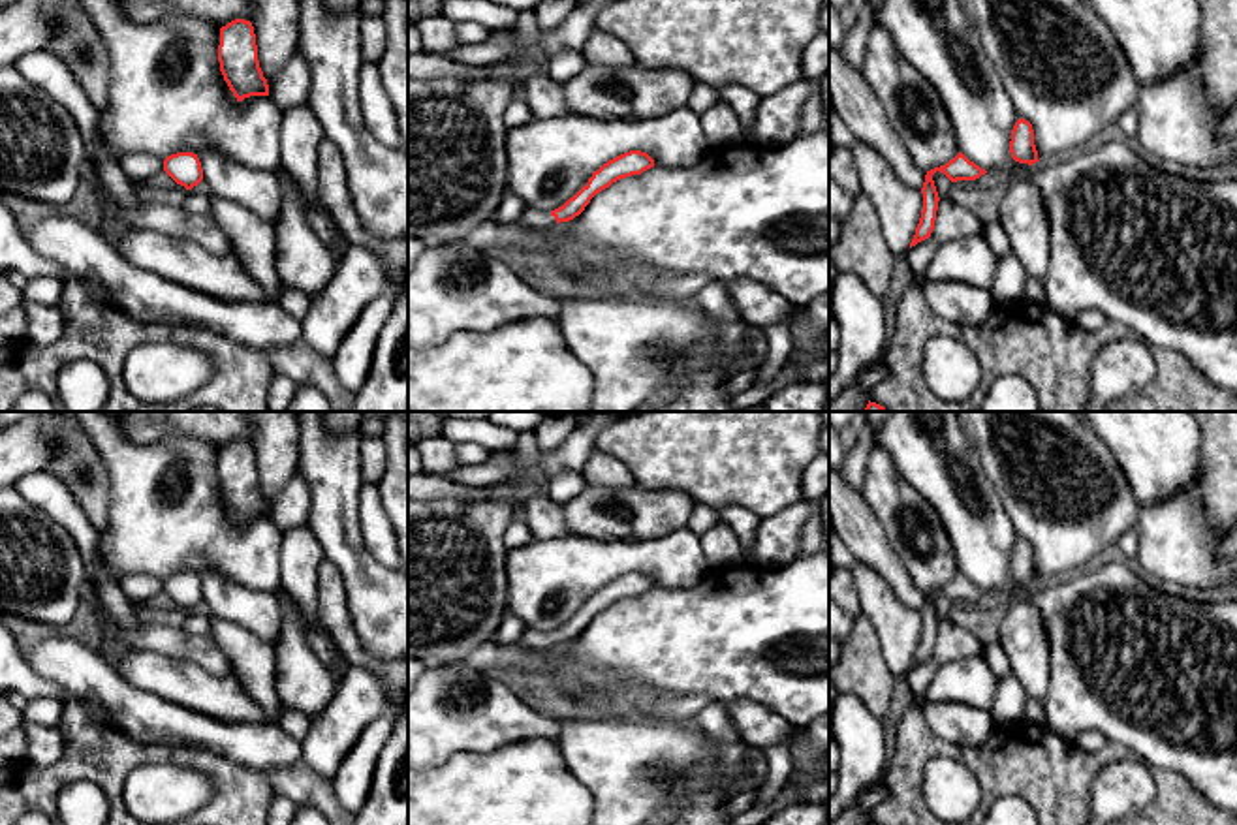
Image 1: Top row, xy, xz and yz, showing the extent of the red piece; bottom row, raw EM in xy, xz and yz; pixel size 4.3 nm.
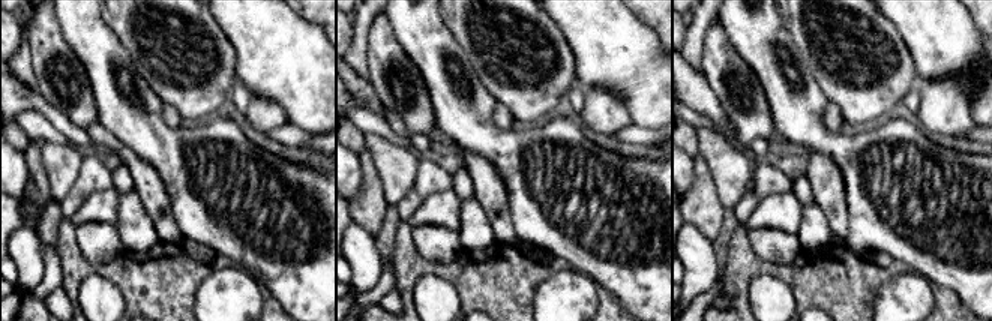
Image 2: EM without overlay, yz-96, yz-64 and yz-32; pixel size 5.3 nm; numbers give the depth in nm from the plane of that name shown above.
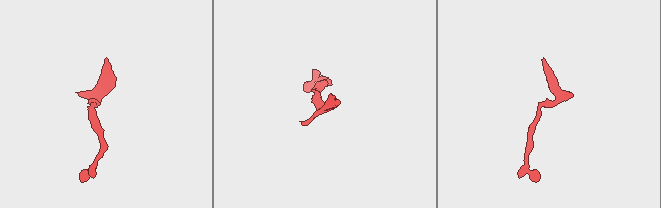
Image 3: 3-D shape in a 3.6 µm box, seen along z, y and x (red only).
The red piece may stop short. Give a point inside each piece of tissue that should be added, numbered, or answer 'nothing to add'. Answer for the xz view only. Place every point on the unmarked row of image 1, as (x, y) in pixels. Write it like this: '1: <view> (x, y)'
1: xz (531, 638)

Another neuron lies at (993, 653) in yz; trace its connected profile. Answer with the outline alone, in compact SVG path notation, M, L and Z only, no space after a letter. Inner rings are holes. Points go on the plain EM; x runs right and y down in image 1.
M1000 641L996 643L987 643L983 650L983 658L991 671L996 675L996 678L1011 675L1011 667L1008 663L1008 658L1000 646Z

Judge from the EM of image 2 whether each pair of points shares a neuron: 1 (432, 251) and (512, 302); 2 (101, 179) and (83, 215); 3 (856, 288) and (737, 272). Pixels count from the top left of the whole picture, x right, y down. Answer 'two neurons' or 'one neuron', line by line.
1: two neurons
2: two neurons
3: one neuron

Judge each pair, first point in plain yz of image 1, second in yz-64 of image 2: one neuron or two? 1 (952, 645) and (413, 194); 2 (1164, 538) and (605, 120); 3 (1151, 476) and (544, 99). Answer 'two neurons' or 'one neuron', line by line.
1: one neuron
2: one neuron
3: two neurons

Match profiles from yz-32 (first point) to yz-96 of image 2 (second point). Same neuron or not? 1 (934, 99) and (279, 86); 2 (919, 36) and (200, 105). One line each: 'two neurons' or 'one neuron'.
1: two neurons
2: two neurons

